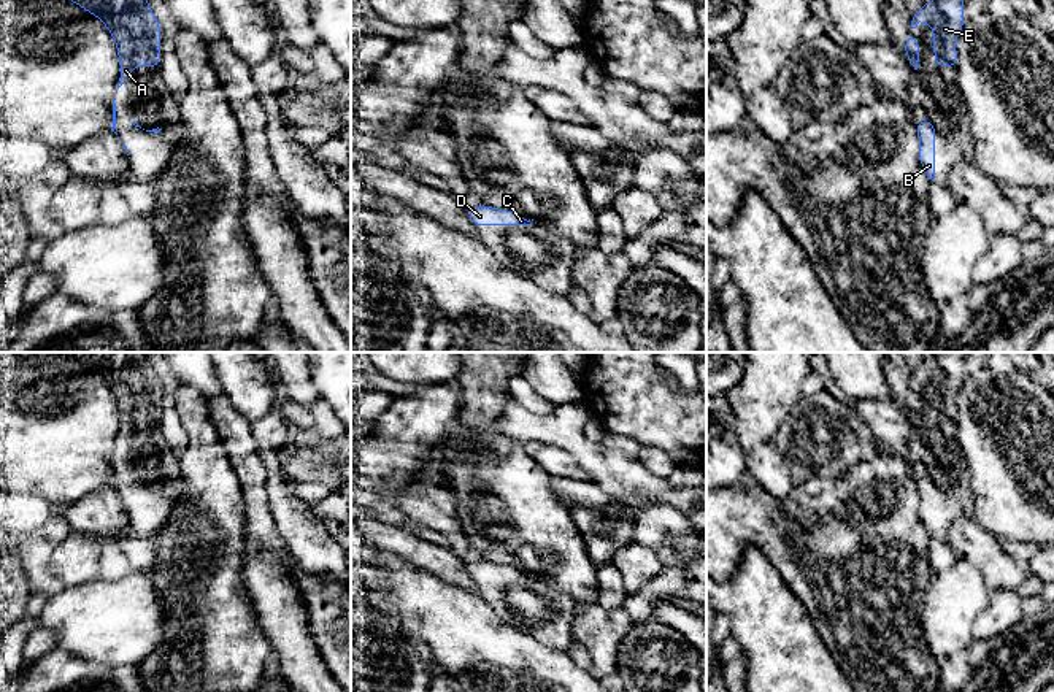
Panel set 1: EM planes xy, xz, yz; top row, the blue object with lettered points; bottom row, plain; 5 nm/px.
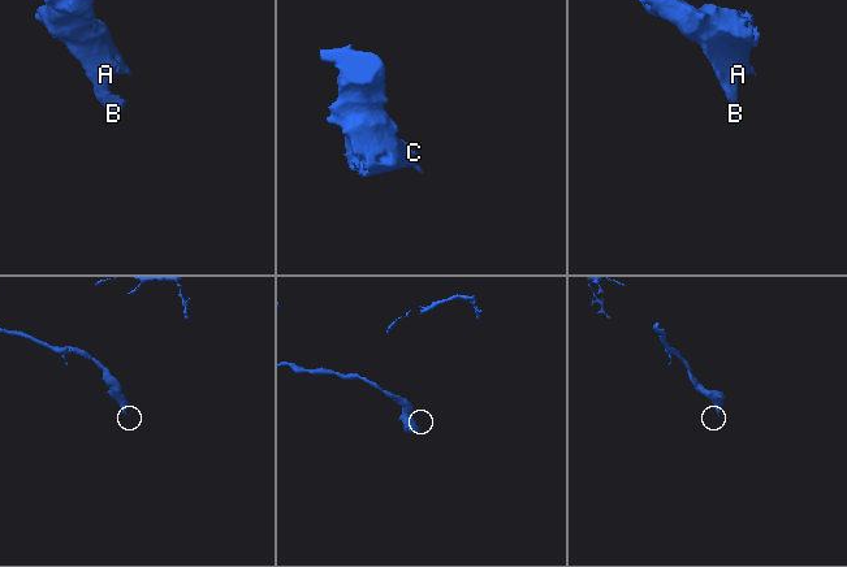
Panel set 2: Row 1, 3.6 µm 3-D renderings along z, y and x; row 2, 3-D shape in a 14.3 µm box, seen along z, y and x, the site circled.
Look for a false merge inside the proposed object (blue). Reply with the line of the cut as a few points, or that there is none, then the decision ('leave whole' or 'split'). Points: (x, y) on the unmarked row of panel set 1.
no cut | leave whole

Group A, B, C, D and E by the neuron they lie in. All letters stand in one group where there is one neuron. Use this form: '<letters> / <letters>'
A B C D E

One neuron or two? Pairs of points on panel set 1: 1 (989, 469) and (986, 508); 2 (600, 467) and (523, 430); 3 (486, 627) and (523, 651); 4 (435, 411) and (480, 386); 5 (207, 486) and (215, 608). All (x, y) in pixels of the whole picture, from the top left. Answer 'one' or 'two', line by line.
1: one
2: one
3: one
4: two
5: one

